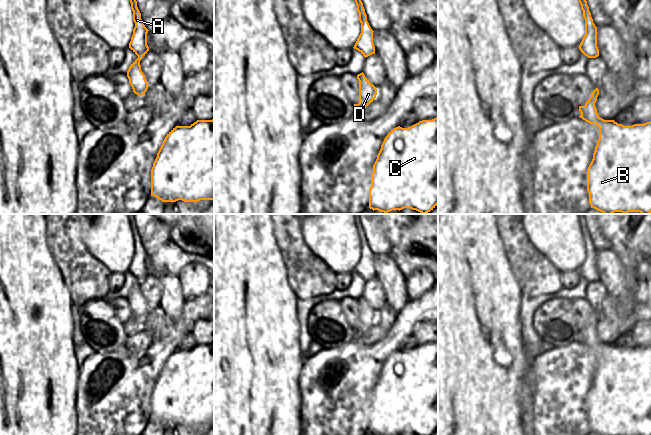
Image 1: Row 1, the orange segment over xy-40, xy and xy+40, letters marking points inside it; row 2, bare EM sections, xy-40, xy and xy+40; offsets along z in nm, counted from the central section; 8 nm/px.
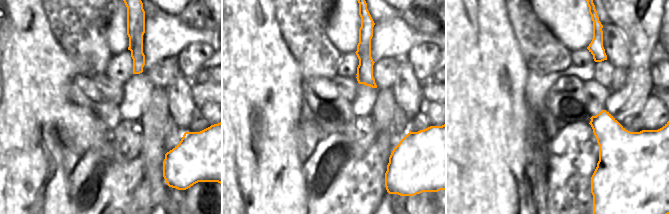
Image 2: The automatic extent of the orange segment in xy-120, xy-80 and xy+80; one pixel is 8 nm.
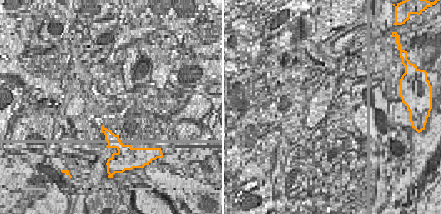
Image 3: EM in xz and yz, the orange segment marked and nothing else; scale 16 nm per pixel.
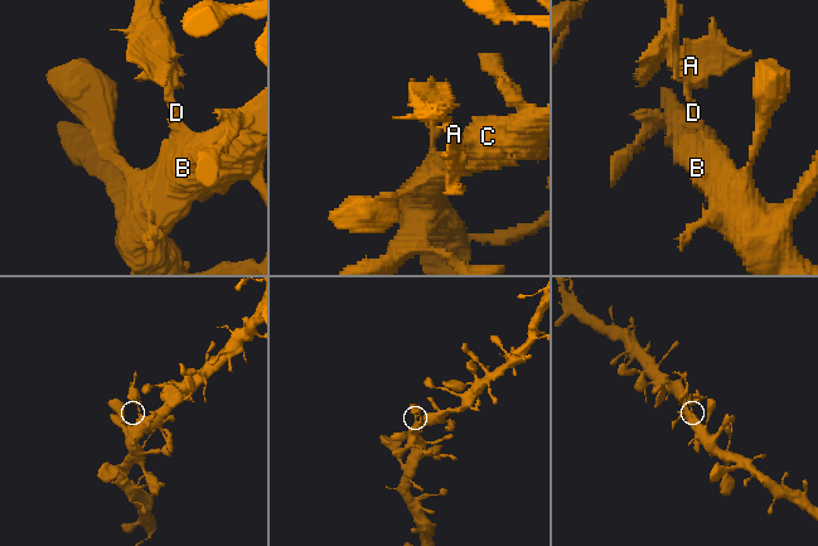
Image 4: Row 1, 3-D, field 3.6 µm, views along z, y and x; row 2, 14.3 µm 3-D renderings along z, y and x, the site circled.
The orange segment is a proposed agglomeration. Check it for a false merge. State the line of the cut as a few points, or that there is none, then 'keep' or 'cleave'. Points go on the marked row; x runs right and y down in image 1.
cut in xy+40 along (594, 103), (585, 106); cleave

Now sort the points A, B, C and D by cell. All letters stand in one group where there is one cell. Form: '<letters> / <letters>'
A D / B C

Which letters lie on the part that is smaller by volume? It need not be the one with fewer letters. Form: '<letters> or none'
A, D

